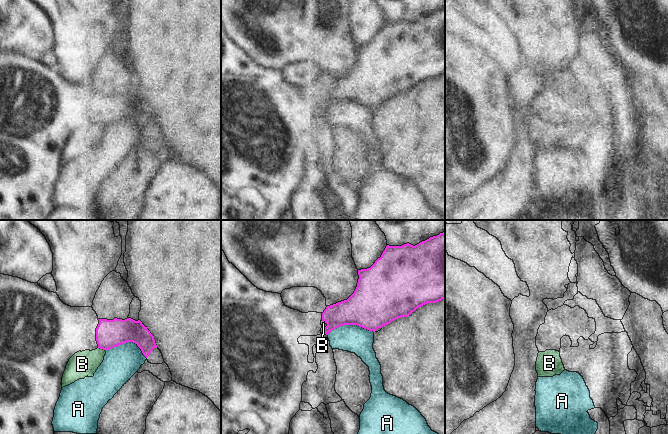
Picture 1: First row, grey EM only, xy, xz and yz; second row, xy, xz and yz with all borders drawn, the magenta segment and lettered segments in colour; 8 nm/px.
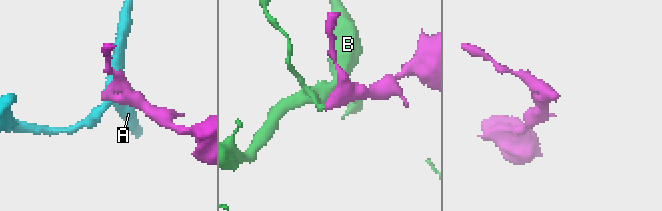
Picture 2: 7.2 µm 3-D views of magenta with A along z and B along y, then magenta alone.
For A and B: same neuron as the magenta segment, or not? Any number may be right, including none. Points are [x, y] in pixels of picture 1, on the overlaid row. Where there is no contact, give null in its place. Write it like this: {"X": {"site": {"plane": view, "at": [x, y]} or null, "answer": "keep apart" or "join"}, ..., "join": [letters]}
{"A": {"site": {"plane": "xz", "at": [350, 324]}, "answer": "keep apart"}, "B": {"site": {"plane": "xy", "at": [102, 348]}, "answer": "keep apart"}, "join": []}

